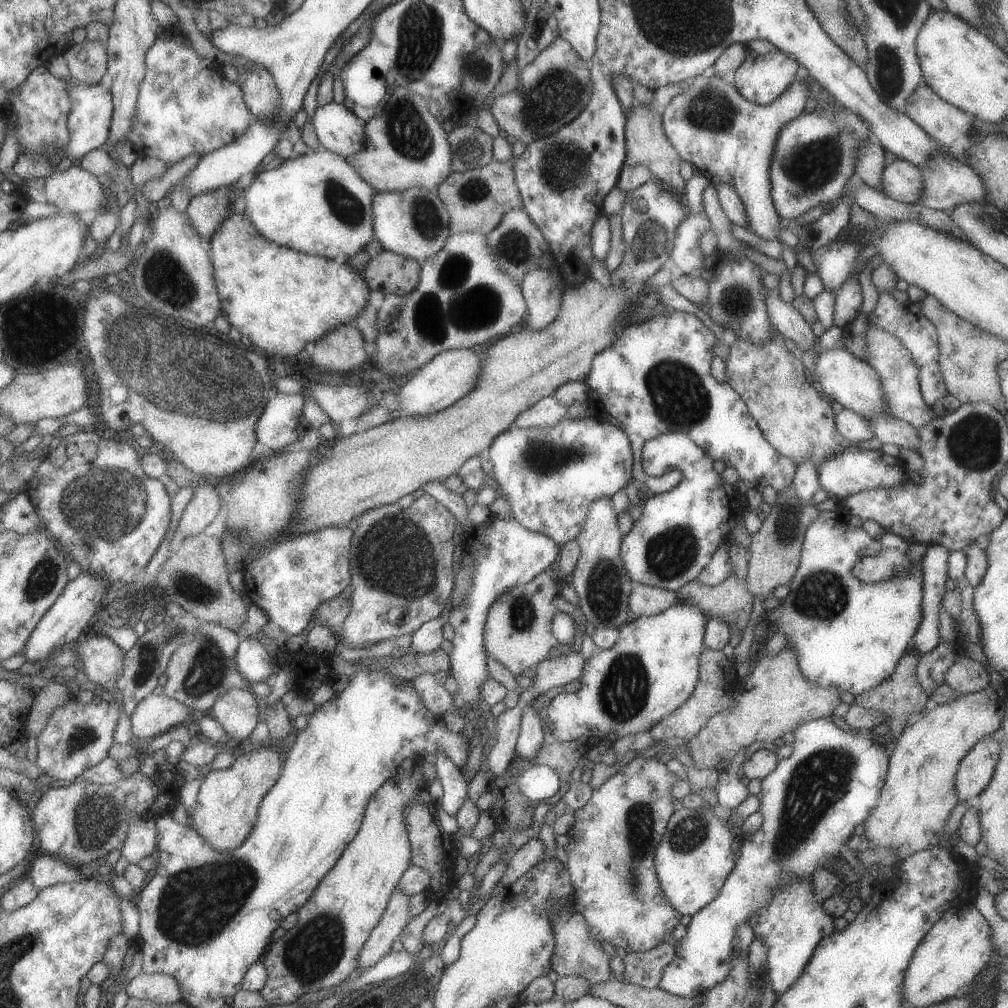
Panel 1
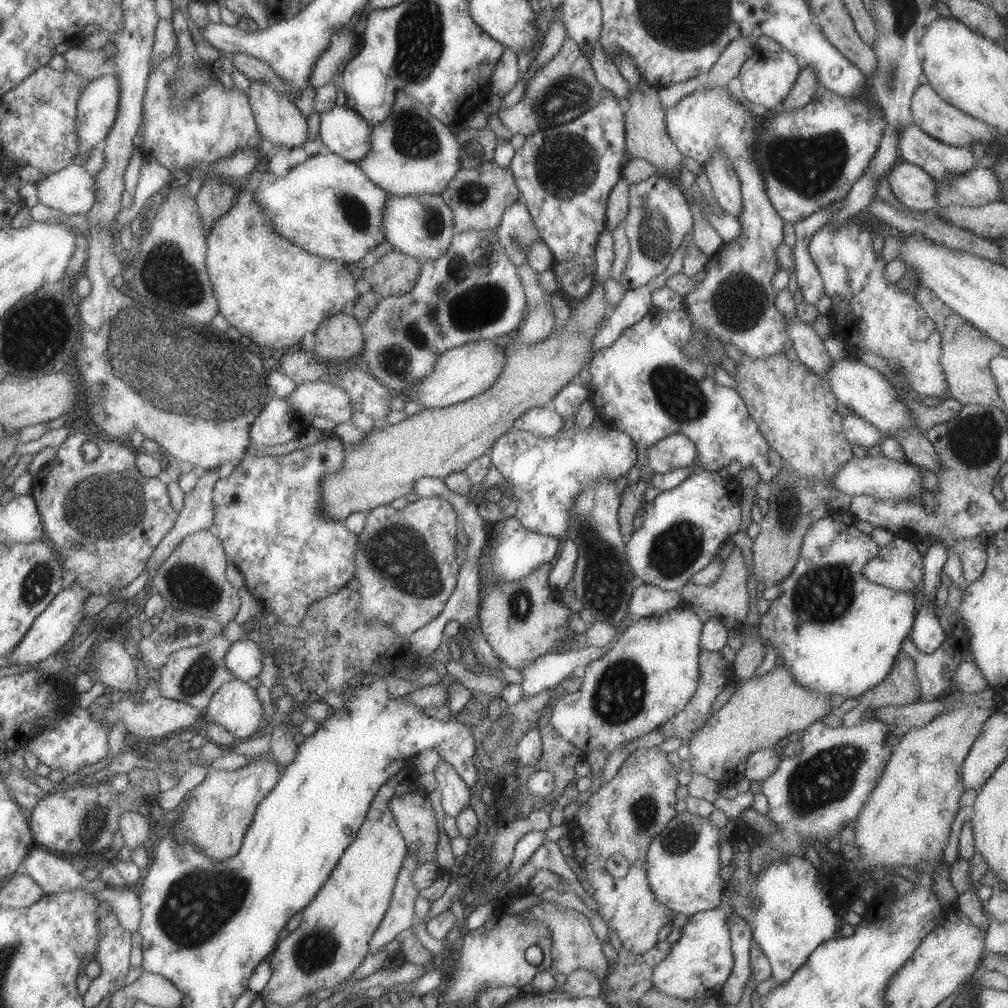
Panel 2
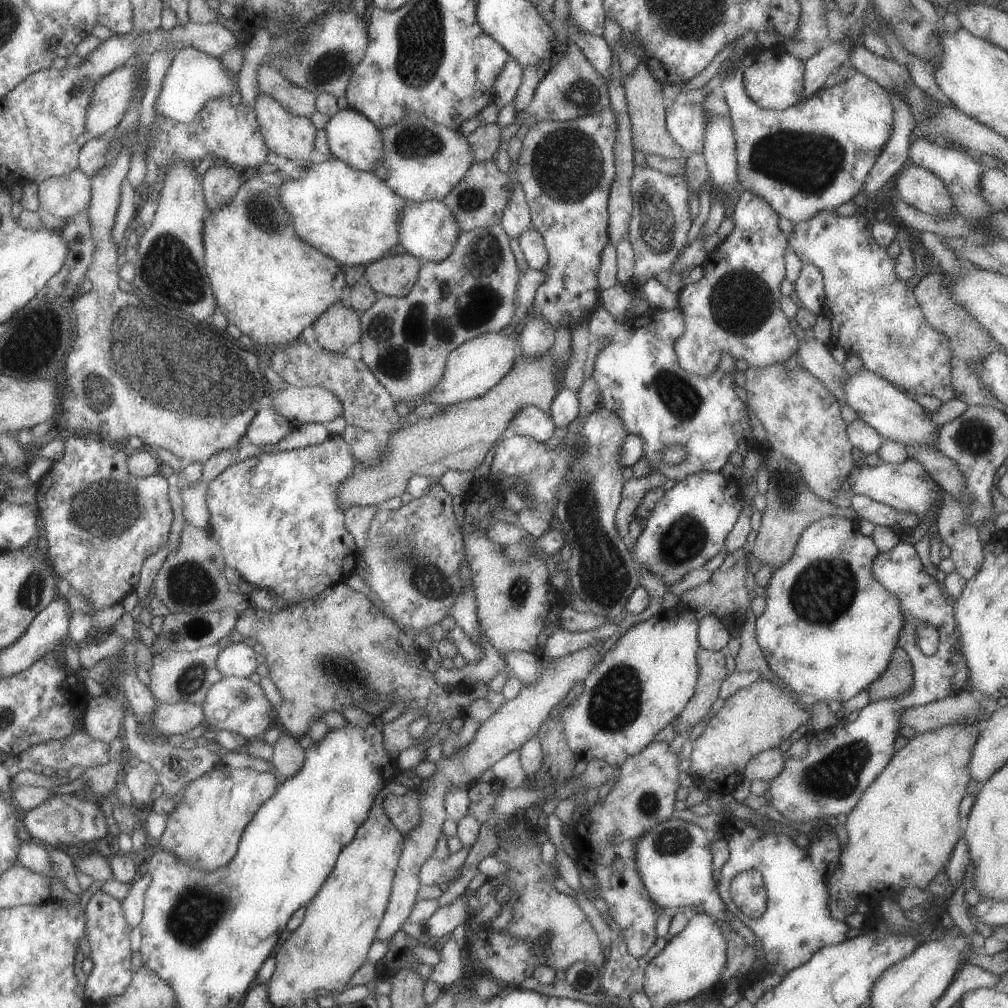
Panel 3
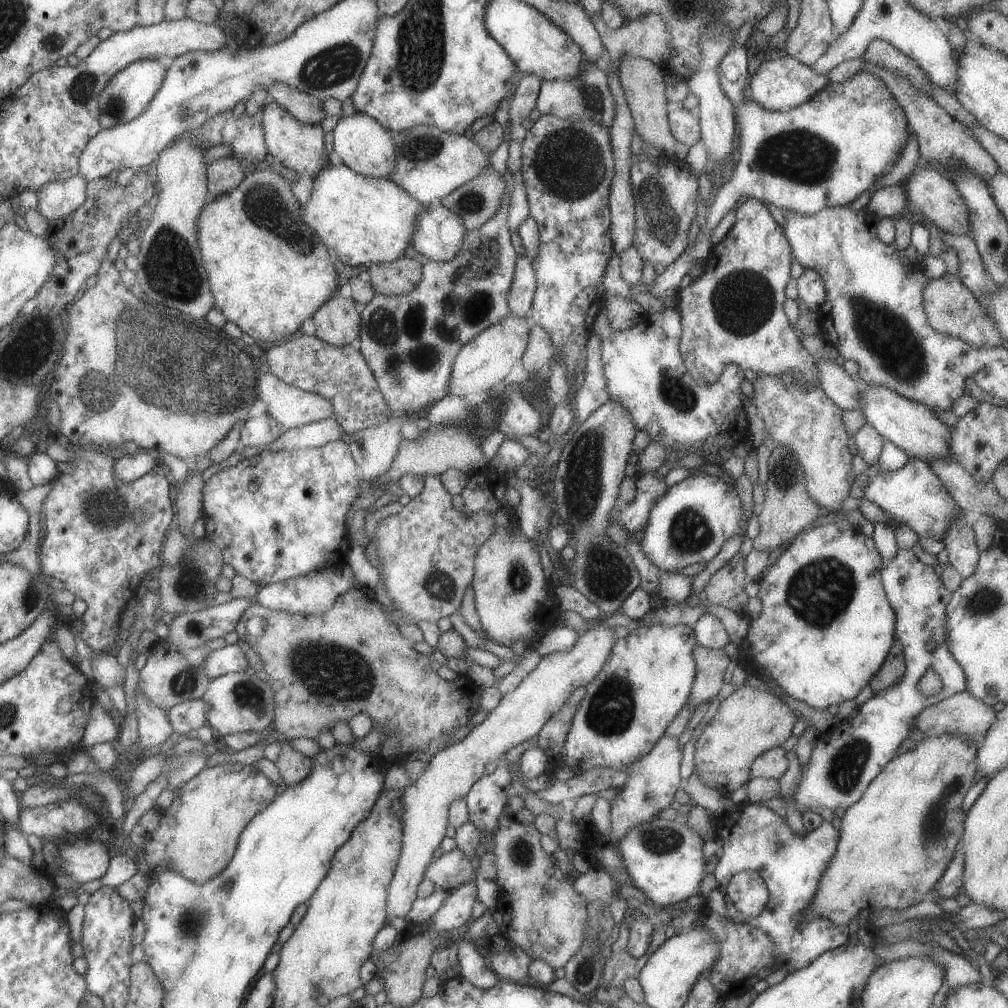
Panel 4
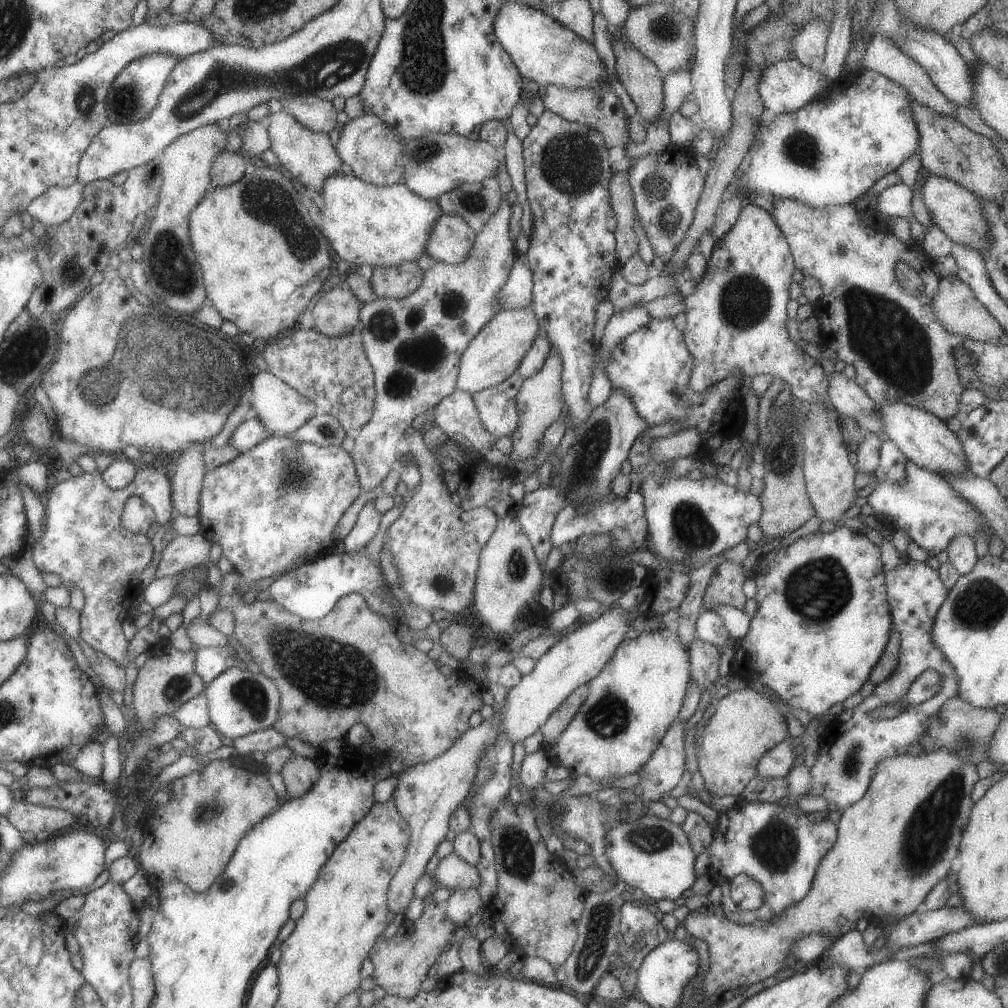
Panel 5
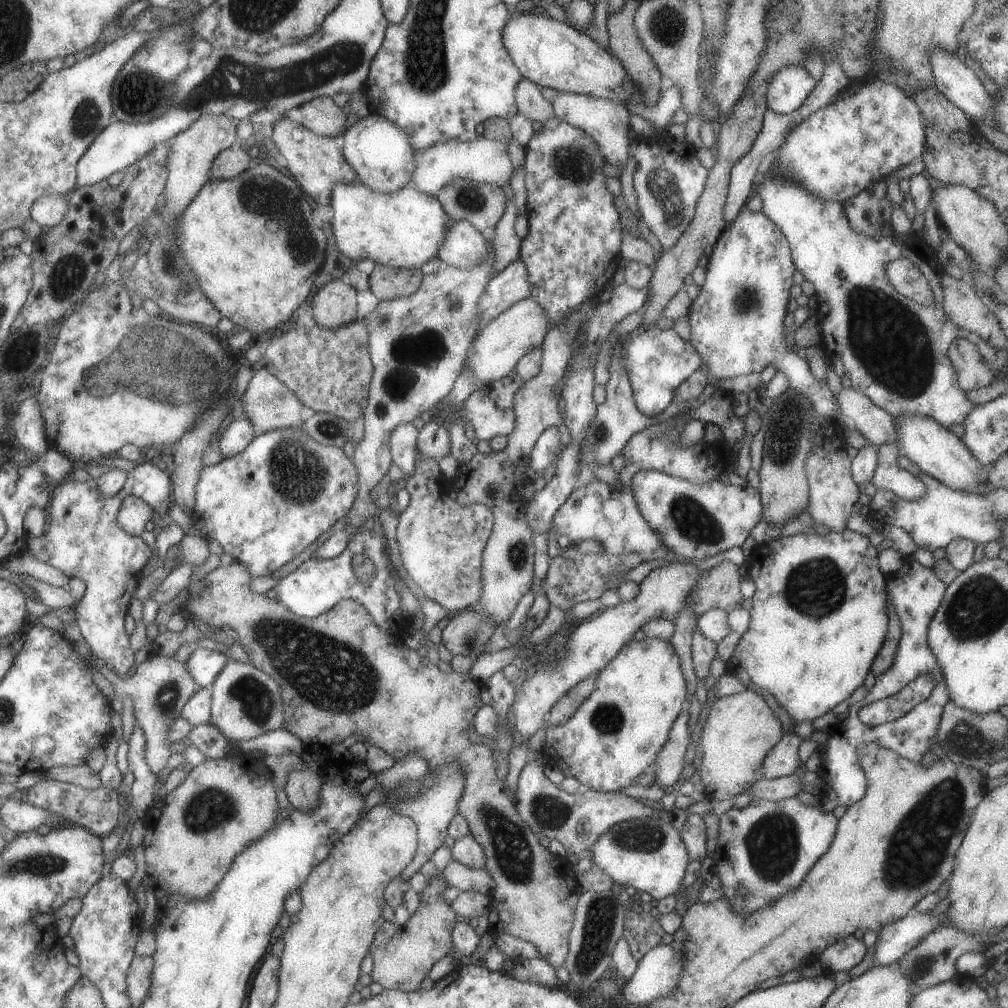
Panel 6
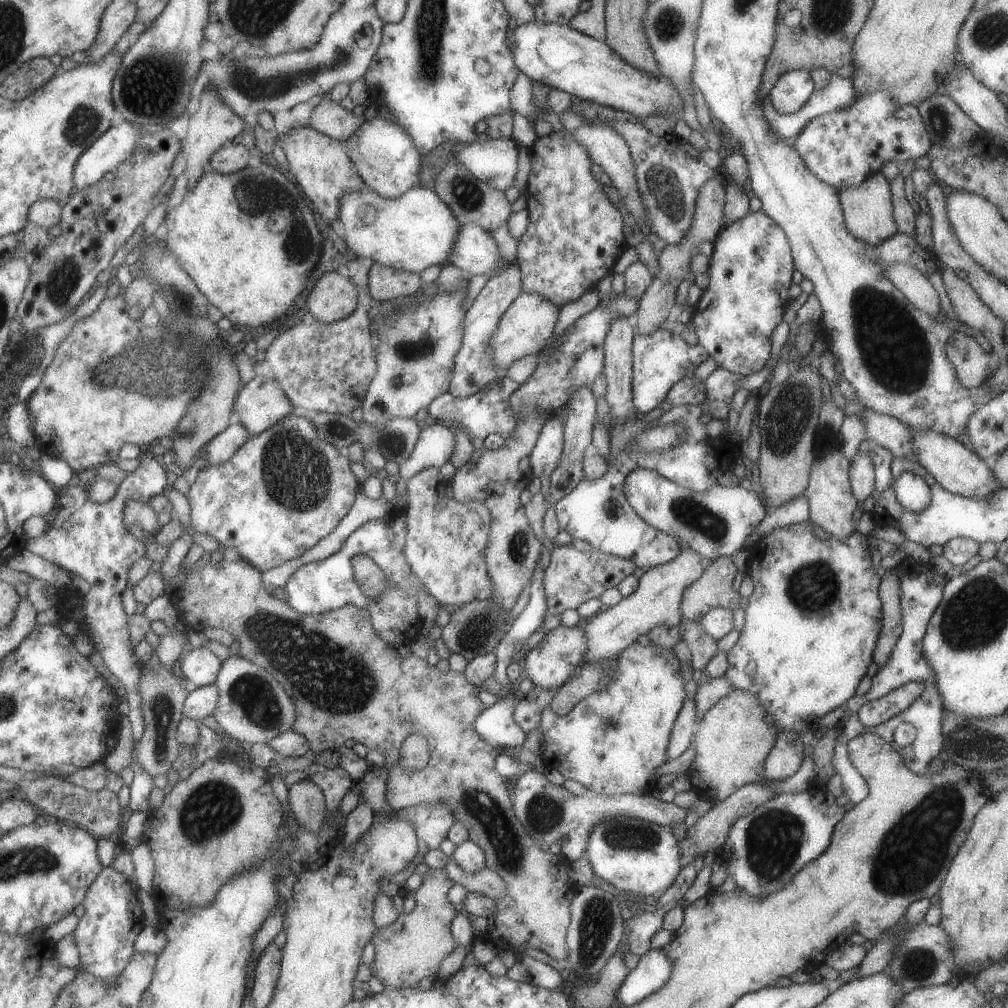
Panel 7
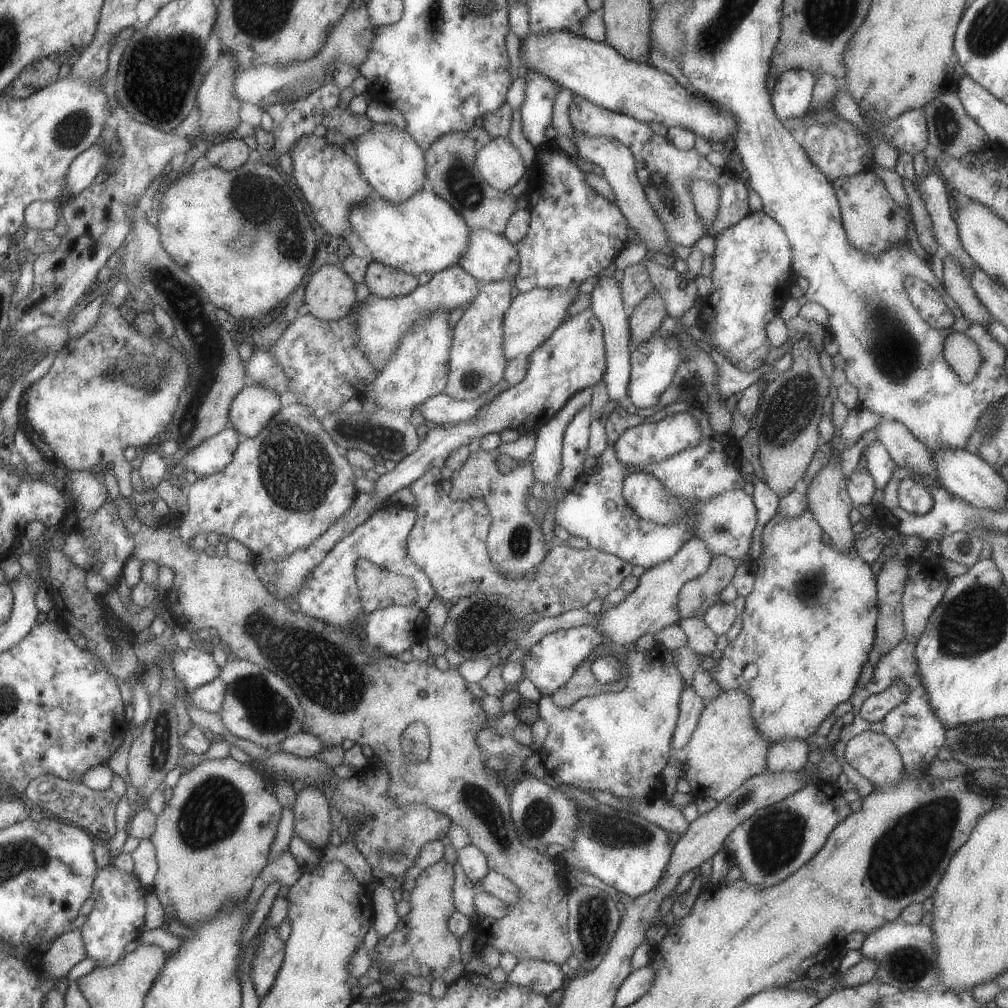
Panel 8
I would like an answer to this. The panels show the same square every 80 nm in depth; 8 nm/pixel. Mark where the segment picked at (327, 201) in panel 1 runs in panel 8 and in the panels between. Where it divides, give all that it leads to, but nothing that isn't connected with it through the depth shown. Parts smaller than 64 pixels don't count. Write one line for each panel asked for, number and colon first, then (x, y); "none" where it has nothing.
2: (325, 206)
3: (349, 215)
4: (363, 221)
5: (364, 223)
6: (404, 229)
7: (417, 230)
8: (422, 234)

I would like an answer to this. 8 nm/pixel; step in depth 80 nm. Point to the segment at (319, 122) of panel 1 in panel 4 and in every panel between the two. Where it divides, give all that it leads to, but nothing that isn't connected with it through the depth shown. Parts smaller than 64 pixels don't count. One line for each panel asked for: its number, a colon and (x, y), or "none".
2: (342, 132)
3: (352, 138)
4: (364, 146)

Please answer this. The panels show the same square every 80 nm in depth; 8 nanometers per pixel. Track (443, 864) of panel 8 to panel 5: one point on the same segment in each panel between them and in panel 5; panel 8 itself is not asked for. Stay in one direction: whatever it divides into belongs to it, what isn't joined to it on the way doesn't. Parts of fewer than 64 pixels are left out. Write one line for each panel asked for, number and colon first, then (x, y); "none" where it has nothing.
5: (401, 961)
6: (402, 955)
7: (411, 948)

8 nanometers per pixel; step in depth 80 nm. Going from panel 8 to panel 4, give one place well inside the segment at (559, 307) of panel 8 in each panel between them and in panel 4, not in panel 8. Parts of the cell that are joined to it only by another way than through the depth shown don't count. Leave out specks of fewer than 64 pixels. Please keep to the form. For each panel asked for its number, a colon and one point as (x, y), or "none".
4: (482, 363)
5: (494, 352)
6: (498, 346)
7: (525, 327)

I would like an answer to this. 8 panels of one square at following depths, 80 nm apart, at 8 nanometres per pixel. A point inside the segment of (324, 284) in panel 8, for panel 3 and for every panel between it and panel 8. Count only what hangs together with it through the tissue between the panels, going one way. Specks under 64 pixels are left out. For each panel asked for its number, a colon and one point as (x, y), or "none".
3: (338, 327)
4: (337, 321)
5: (335, 312)
6: (333, 305)
7: (333, 296)

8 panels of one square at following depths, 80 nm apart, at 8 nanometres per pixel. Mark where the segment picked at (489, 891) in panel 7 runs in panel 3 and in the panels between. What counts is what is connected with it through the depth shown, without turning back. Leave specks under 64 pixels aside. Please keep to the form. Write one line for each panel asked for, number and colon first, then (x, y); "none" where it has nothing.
3: (436, 872)
4: (451, 870)
5: (452, 872)
6: (456, 875)

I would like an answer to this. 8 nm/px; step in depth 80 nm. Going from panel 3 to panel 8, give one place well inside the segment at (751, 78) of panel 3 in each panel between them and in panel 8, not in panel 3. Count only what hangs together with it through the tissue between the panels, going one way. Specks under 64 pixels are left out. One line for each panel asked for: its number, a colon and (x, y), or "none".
4: (777, 85)
5: (784, 87)
6: (788, 88)
7: (791, 90)
8: (791, 95)

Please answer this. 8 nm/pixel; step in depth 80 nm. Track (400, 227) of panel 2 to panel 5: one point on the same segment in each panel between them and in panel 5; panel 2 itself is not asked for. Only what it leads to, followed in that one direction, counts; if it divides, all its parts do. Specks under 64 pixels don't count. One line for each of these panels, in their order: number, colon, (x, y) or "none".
3: (426, 230)
4: (438, 234)
5: (450, 240)

